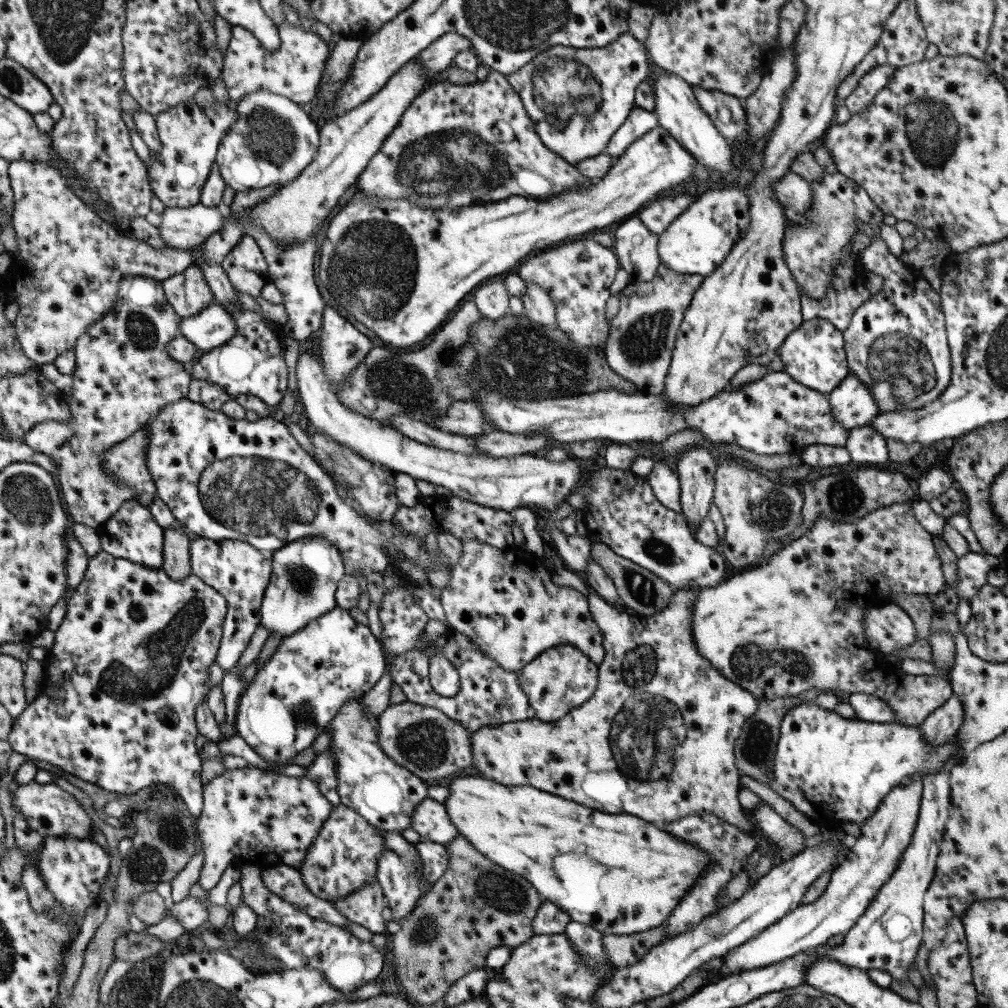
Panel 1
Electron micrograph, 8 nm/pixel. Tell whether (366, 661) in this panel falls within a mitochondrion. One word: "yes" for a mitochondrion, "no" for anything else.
no

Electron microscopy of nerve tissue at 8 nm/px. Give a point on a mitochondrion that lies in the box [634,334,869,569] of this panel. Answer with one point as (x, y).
(771, 511)

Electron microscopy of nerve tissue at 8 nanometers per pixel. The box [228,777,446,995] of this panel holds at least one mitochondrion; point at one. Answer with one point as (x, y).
(419, 926)

